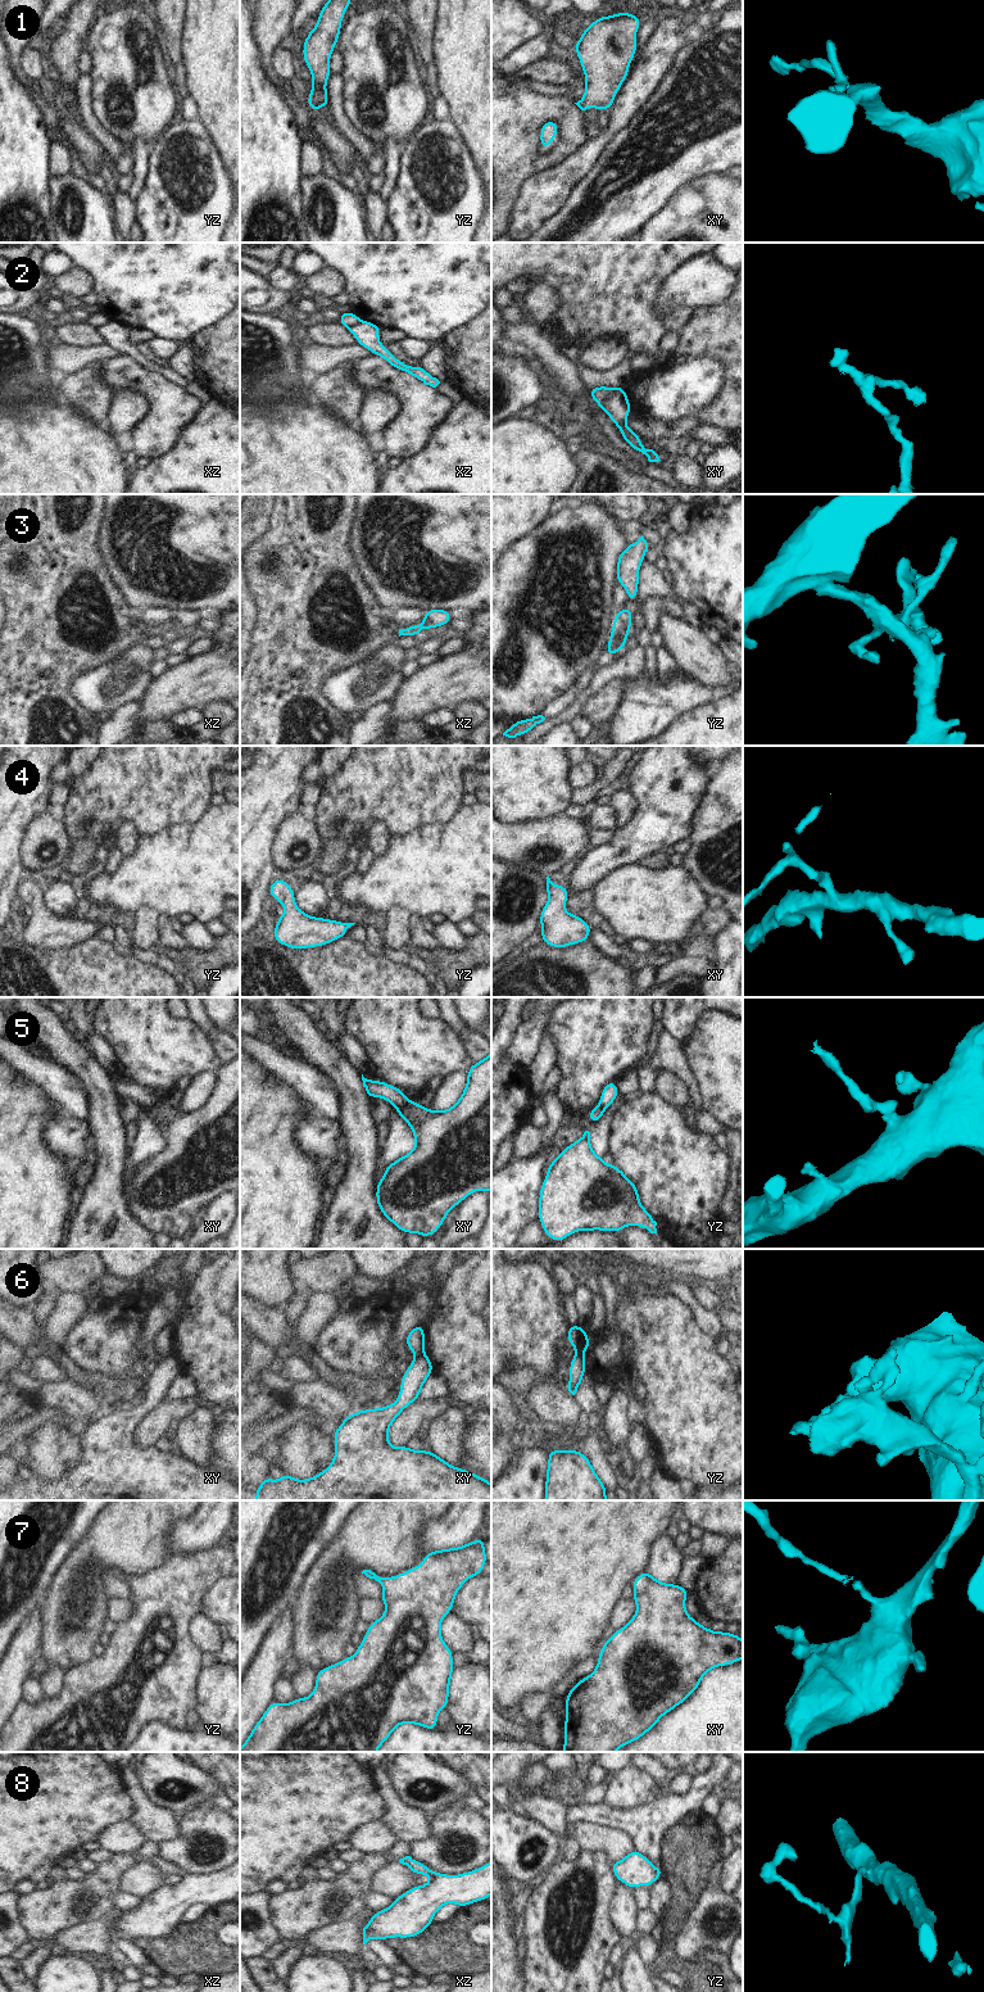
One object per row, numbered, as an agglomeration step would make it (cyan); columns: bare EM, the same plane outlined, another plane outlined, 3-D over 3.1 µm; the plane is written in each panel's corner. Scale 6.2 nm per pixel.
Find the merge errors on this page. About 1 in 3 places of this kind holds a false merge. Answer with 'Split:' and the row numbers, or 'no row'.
Split: 2, 3, 5, 6.

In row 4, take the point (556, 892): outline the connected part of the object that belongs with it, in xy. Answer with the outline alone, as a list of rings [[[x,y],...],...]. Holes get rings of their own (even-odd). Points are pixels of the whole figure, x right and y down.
[[[547,877],[547,892],[549,900],[543,906],[539,918],[543,943],[556,949],[563,949],[589,941],[590,929],[594,927],[588,924],[577,914],[568,914],[564,910],[567,897],[570,896],[568,888],[553,883]]]

